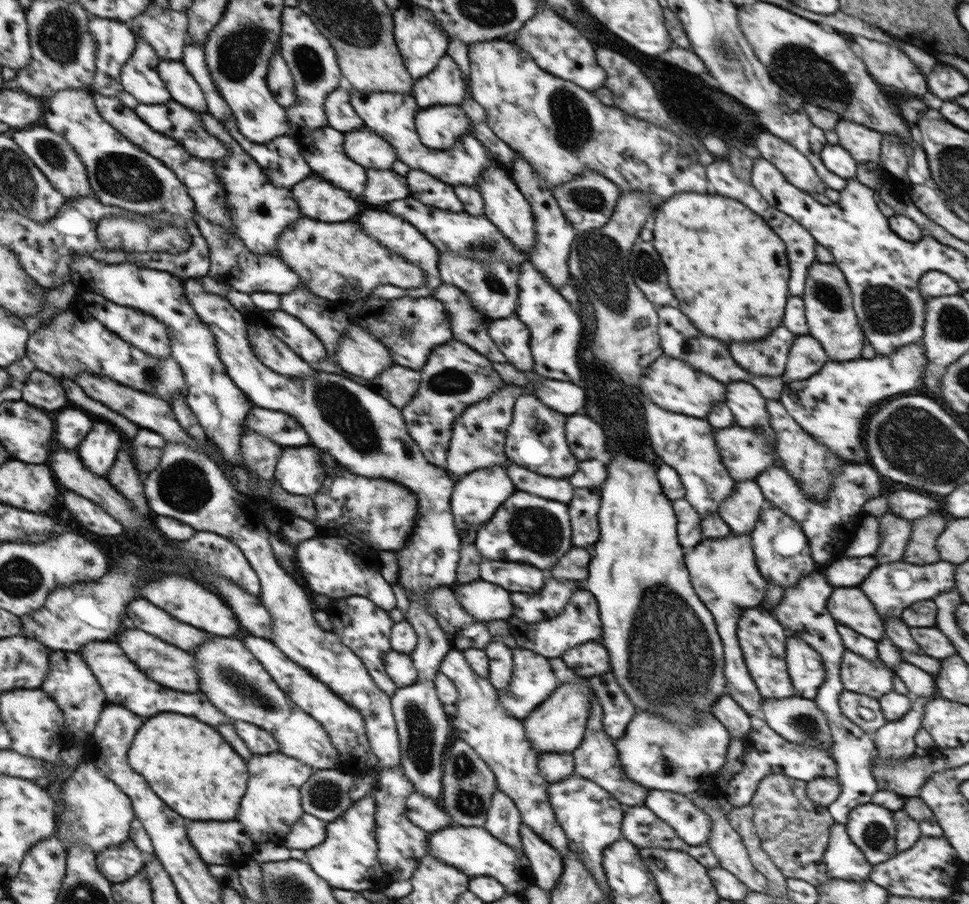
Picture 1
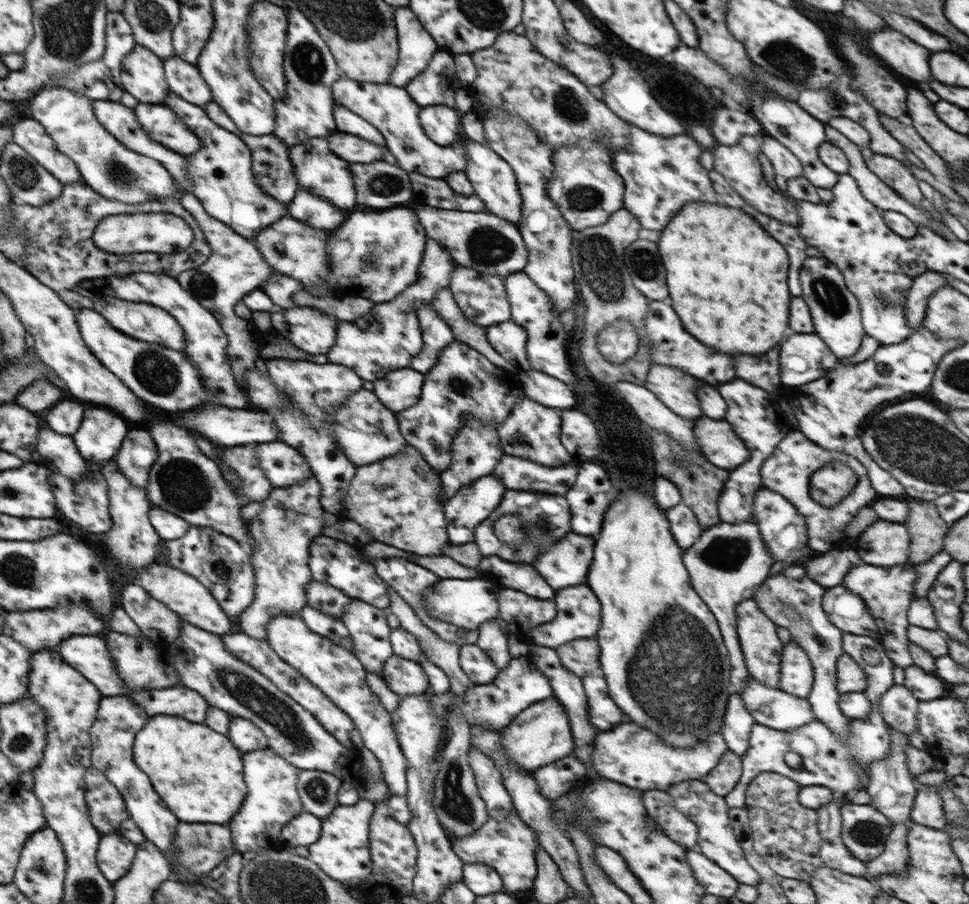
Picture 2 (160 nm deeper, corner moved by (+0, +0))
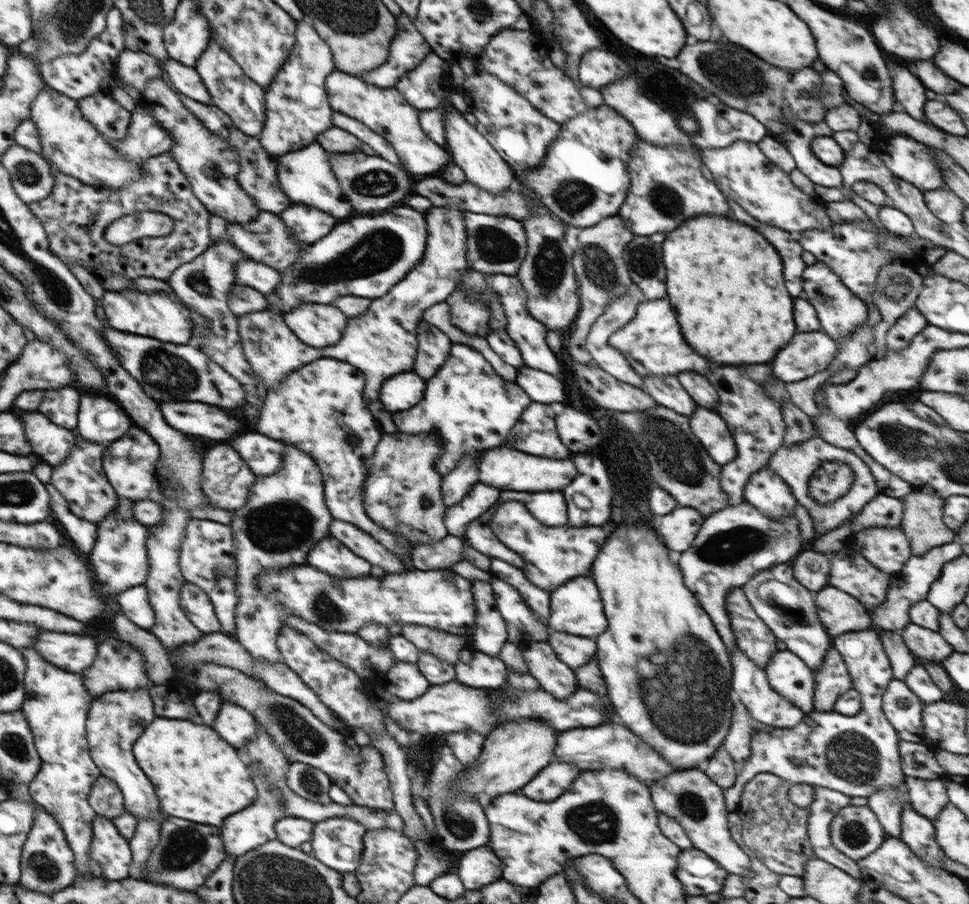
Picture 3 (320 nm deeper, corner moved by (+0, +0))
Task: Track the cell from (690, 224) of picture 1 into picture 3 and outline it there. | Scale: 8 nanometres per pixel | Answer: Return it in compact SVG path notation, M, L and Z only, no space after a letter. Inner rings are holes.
M718 216L692 218L668 234L662 250L664 266L668 270L668 302L676 310L686 342L700 356L722 364L764 364L796 334L792 316L794 302L782 284L780 254L750 226ZM764 276L768 278L768 284L762 282Z

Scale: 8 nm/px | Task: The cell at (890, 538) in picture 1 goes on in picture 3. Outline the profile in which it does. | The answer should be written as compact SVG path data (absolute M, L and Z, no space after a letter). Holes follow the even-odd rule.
M901 527L866 528L852 535L856 544L856 548L852 550L860 552L868 562L882 572L896 574L912 556L909 538Z

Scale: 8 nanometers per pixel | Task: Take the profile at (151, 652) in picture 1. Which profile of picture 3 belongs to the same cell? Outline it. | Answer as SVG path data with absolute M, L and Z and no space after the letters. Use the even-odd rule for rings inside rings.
M116 639L99 642L93 665L89 668L90 672L81 672L83 684L86 685L87 691L95 699L107 692L134 690L135 688L142 688L142 686L146 687L146 684L150 686L152 683L147 677L146 660L140 654L142 653L138 649L129 648L128 645L124 645L122 641L116 641Z

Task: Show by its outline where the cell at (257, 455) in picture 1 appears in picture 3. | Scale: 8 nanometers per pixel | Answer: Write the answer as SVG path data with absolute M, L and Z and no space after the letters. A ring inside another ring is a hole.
M218 443L204 452L204 468L202 468L200 487L206 497L206 504L201 508L223 508L224 510L235 511L237 508L248 504L248 496L252 490L252 483L256 474L251 472L238 452L226 443Z

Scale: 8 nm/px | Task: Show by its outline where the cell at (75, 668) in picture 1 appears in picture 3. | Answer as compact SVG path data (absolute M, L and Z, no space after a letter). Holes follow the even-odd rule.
M33 647L26 648L24 652L27 661L27 700L22 710L34 733L35 744L43 761L39 774L29 784L29 793L32 800L45 808L64 828L65 836L75 852L77 876L94 877L90 867L90 852L94 818L98 813L90 803L90 792L101 775L91 756L87 739L87 716L94 698L83 684L80 673L58 668L44 660Z

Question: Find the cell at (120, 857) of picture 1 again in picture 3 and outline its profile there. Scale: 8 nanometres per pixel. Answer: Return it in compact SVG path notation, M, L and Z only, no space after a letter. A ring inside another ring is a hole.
M96 814L90 852L93 876L111 881L128 878L132 862L129 840L118 832L112 820Z

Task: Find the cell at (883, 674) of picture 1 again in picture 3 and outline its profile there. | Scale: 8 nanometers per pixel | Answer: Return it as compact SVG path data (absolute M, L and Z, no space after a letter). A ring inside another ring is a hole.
M830 648L819 669L813 673L815 711L820 713L833 711L836 699L853 688L853 682L842 655L836 649Z

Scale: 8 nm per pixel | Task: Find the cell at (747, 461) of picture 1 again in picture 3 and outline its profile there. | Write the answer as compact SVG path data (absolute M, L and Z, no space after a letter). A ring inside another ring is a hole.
M697 404L689 417L694 436L702 442L704 450L708 450L708 455L716 464L724 466L738 456L732 434L721 416Z

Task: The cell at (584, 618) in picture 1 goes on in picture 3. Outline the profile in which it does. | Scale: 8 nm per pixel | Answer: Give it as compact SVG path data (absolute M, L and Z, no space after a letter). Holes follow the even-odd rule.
M591 574L568 580L555 591L551 591L549 604L551 615L548 622L550 632L563 632L589 639L600 636L607 629L609 622L599 591Z

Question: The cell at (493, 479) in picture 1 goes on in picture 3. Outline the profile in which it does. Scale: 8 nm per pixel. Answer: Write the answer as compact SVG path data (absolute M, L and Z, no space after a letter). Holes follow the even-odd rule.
M475 484L460 503L445 510L444 524L447 532L454 536L464 536L466 526L482 516L498 500L498 496L500 492L496 492L496 488Z

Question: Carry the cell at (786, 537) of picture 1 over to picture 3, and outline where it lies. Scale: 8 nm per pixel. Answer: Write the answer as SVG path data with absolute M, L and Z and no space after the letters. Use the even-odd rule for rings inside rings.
M768 465L747 480L745 501L773 519L794 515L797 504L788 483L774 474Z

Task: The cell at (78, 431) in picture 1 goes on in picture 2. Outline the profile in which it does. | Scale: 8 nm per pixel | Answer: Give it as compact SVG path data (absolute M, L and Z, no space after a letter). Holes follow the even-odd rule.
M79 401L57 402L46 414L46 422L52 430L73 437L82 424L84 409L84 403Z

